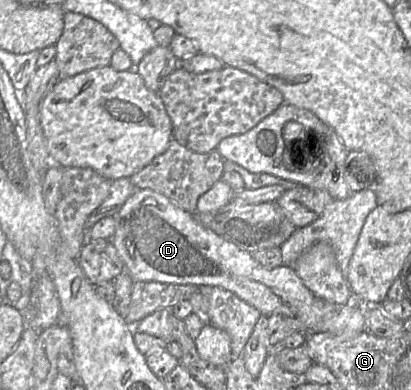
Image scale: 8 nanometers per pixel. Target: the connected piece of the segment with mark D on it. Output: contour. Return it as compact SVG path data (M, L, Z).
M149 189L137 190L113 216L115 232L111 242L124 263L124 270L134 282L159 282L180 285L216 286L235 293L255 307L262 315L283 314L296 317L300 312L309 312L314 294L304 285L290 266L266 269L253 255L225 240L204 227L192 213L188 213L167 197Z

